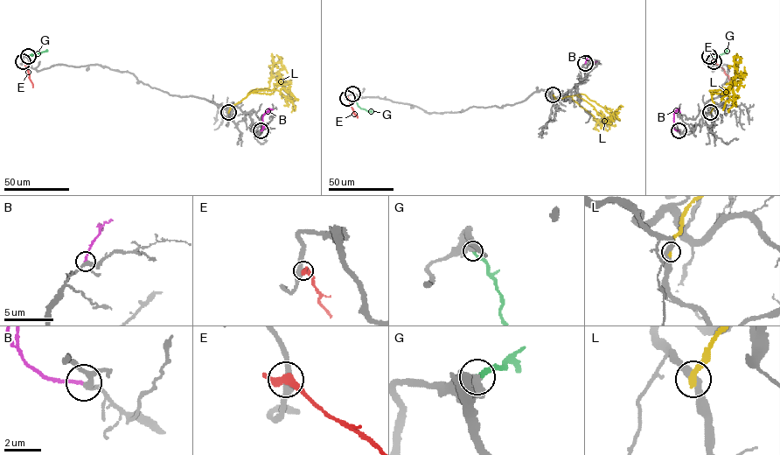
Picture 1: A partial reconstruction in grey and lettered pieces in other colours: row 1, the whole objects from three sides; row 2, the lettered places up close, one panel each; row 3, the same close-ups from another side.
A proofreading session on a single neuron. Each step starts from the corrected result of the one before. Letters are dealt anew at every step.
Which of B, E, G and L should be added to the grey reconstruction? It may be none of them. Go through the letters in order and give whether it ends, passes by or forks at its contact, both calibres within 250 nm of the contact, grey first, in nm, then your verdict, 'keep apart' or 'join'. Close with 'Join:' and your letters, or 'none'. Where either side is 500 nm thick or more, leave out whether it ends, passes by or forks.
B: it ends | 240/190 nm | keep apart
E: it passes by | 440/380 nm | keep apart
G: 550/240 nm | join
L: it ends | 400/280 nm | keep apart
Join: G

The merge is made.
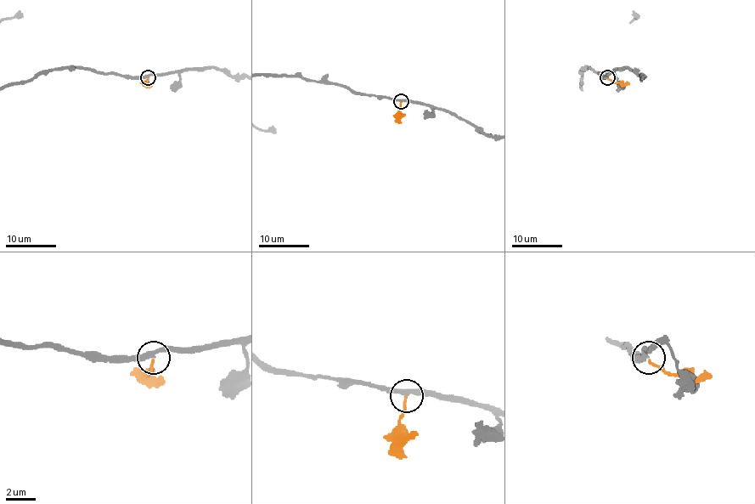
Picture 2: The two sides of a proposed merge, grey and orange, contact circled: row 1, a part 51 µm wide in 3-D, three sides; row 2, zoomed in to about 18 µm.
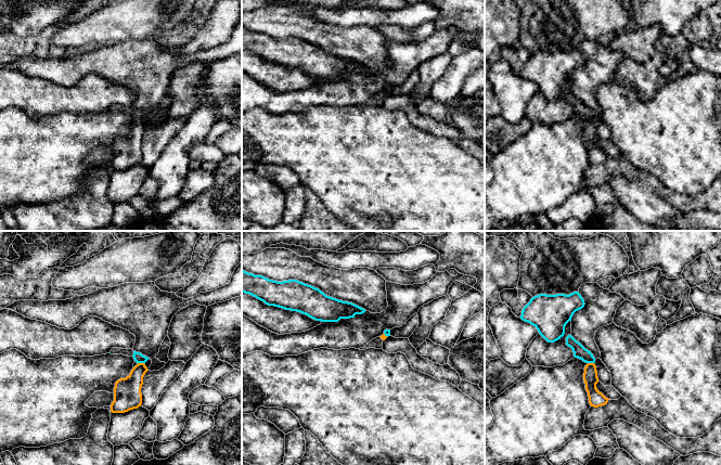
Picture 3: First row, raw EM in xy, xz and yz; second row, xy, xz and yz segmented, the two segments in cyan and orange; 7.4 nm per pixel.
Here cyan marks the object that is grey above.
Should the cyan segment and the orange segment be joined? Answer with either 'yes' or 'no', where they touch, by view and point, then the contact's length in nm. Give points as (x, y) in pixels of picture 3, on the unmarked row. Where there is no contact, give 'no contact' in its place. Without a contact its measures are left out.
yes; contact xy (141, 119); length 50 nm

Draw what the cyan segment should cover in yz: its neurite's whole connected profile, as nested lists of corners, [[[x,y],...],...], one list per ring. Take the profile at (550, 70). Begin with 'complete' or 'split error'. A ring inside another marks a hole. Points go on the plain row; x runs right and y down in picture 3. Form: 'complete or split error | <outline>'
complete | [[[579,49],[569,52],[540,51],[523,65],[520,76],[533,82],[548,100],[554,100],[564,93],[566,81],[584,62]]]

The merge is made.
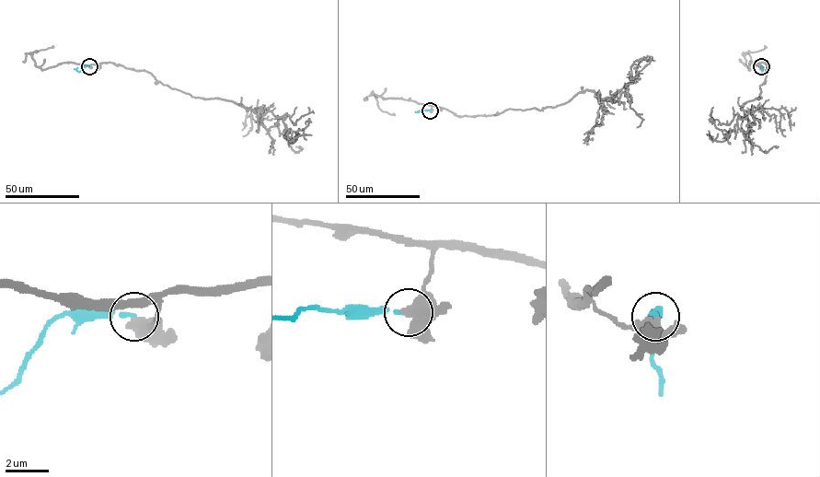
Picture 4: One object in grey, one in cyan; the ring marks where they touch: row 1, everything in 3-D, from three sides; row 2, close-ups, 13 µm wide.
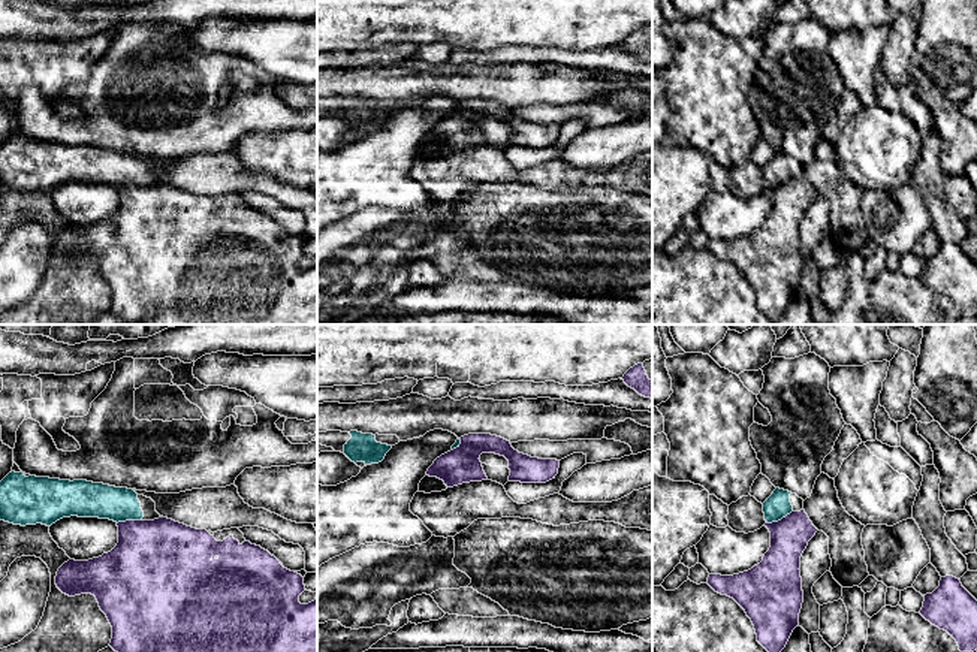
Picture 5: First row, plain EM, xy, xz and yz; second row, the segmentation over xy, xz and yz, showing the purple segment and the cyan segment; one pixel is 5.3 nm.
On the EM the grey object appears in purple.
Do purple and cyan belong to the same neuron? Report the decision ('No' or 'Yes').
No

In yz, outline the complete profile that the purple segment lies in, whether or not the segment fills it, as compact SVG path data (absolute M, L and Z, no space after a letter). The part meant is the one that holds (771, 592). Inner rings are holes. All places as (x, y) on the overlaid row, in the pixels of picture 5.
M805 510L765 526L771 532L771 547L760 564L733 576L709 574L706 583L745 610L757 642L768 652L781 652L799 625L803 603L800 556L818 529Z

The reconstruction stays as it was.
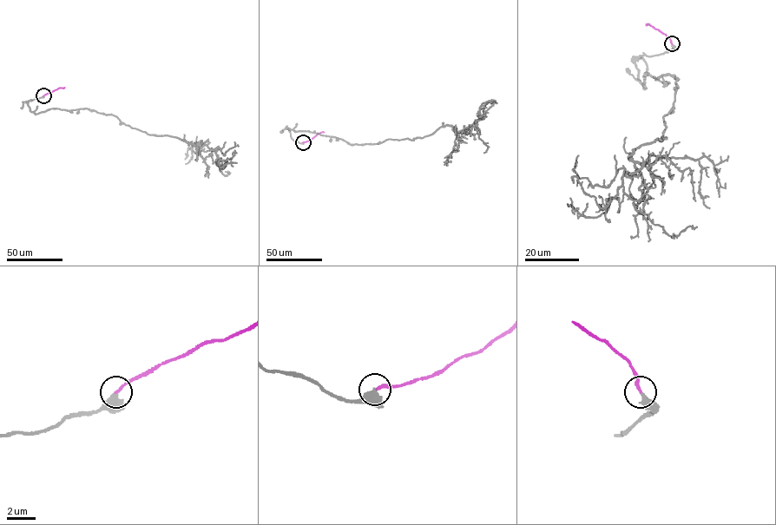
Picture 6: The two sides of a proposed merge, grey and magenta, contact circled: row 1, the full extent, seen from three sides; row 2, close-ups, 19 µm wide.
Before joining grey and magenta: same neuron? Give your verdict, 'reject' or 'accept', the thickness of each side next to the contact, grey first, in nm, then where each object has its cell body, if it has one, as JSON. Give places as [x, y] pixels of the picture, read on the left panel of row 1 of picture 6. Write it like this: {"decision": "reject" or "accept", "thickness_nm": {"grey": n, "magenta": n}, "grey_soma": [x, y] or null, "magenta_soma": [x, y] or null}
{"decision": "accept", "thickness_nm": {"grey": 440, "magenta": 190}, "grey_soma": null, "magenta_soma": null}

